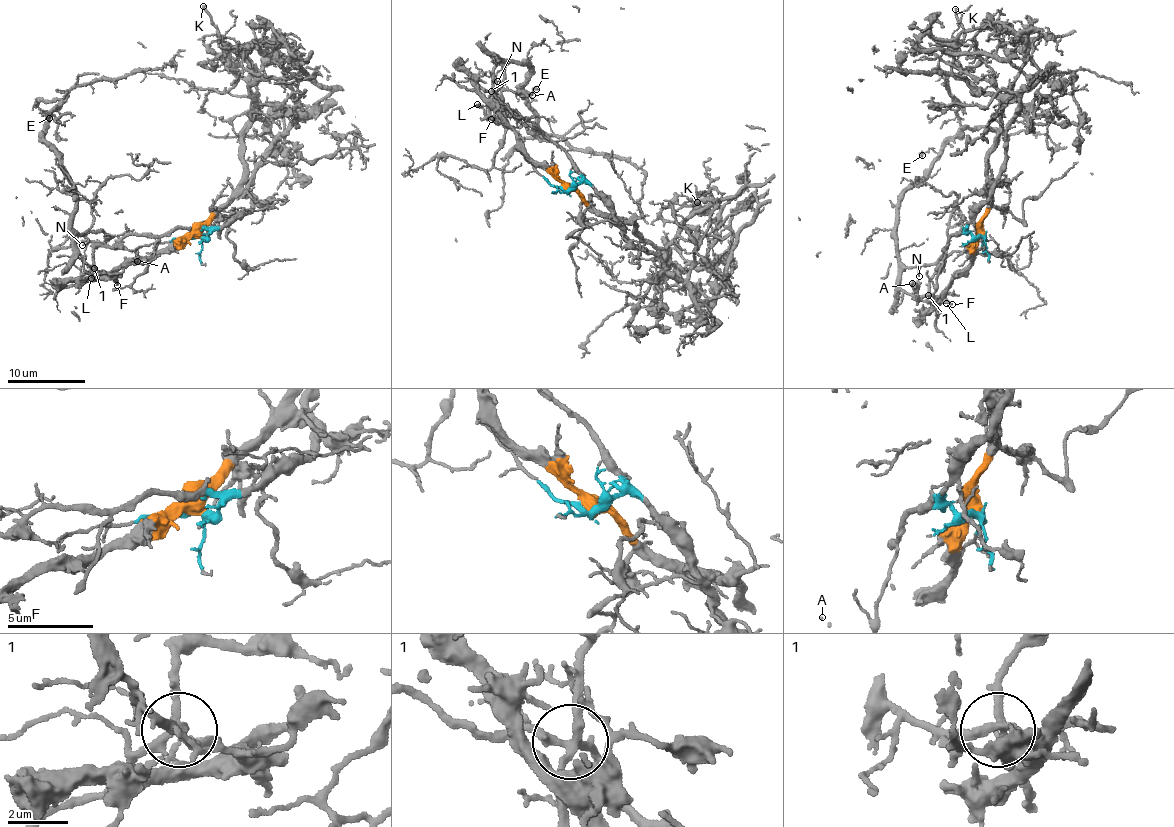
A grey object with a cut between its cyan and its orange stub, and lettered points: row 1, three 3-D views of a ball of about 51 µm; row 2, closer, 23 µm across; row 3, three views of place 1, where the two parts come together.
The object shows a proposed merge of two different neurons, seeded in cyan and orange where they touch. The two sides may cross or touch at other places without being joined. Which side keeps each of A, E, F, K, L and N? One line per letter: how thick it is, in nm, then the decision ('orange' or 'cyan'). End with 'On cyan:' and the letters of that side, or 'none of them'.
A: 220 nm | orange
E: 120 nm | orange
F: 200 nm | orange
K: 240 nm | orange
L: 150 nm | orange
N: 110 nm | orange
On cyan: none of them

